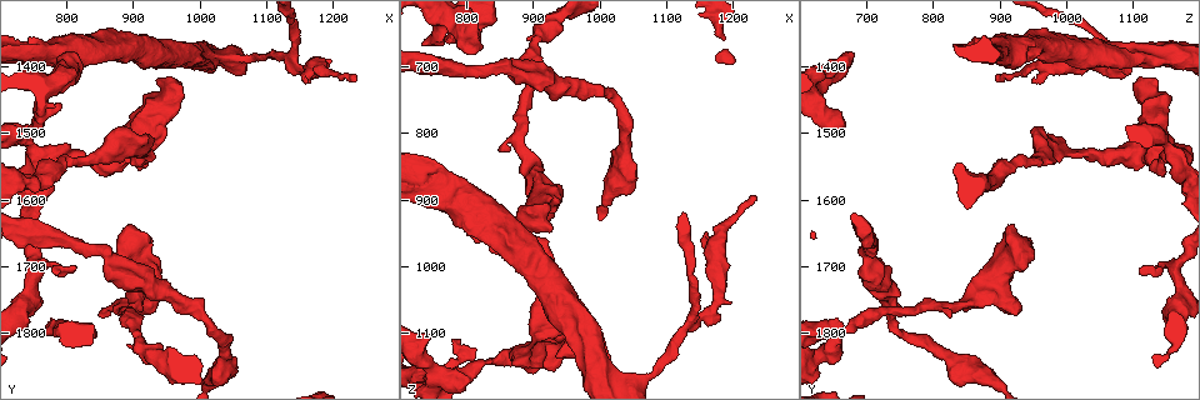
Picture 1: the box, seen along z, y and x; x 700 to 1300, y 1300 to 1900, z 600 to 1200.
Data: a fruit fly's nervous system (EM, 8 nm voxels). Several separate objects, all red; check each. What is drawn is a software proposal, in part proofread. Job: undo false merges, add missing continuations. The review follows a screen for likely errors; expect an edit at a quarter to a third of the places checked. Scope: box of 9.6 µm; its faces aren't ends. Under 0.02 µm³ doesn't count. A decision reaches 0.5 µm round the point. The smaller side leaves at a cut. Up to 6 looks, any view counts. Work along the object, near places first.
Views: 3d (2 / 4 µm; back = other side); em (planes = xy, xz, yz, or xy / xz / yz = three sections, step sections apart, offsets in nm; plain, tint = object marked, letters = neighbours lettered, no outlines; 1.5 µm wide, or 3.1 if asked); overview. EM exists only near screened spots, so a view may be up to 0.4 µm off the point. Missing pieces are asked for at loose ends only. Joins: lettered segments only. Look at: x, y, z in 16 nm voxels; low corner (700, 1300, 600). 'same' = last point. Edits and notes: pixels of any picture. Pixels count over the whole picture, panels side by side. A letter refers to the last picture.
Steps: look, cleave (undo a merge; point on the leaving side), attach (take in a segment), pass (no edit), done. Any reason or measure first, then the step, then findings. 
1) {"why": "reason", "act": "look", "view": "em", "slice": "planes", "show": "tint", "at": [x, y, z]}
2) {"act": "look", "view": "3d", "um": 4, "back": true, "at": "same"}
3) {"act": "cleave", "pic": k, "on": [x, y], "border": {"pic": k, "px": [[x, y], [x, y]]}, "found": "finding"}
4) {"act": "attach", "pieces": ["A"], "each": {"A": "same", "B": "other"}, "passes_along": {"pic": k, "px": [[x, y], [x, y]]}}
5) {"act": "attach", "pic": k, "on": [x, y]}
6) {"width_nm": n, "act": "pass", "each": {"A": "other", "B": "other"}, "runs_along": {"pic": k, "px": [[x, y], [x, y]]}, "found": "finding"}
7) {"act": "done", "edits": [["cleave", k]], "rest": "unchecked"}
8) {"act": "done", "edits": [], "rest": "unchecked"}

{"why": "branch point", "act": "look", "view": "3d", "um": 2, "at": [1140, 1385, 1075]}

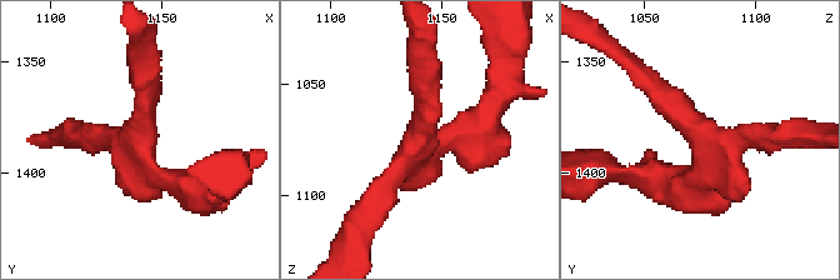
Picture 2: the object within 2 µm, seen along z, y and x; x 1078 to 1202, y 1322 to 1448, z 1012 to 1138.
{"arms": 3, "arm_widths_nm": [170, 220, 240], "act": "look", "view": "em", "slice": "planes", "show": "letters", "at": [1140, 1389, 1079]}

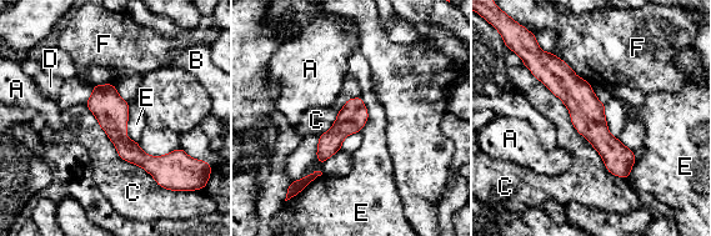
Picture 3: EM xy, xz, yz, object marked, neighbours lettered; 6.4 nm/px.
{"width_nm": 180, "act": "pass", "each": {"A": "other", "B": "other", "C": "other", "D": "other", "E": "other", "F": "other"}, "border": {"pic": 3, "px": [[524, 64], [626, 179]]}, "found": "one cell here"}

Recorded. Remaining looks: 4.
{"why": "an open end", "act": "look", "view": "em", "slice": "xz", "step": 4, "show": "letters", "at": [1160, 1425, 950]}

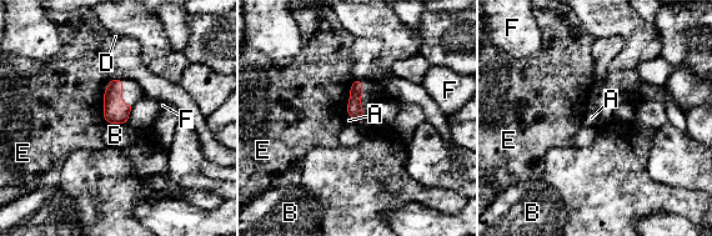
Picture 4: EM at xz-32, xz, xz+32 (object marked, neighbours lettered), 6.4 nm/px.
{"longest_contact_nm": ["E", 150], "act": "pass", "each": {"A": "other", "B": "other", "D": "other", "E": "other", "F": "other"}, "border": {"pic": 4, "px": [[105, 91], [104, 110], [101, 113]]}, "found": "none of them fits"}

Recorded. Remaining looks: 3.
{"why": "an open end", "act": "look", "view": "em", "slice": "xz", "step": 8, "show": "letters", "at": [855, 1765, 820]}

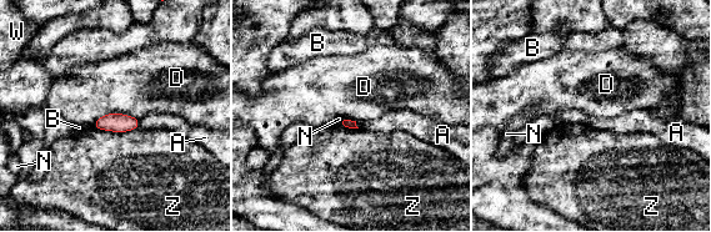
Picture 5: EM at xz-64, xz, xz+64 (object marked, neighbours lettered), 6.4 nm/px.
{"why": "another direction", "act": "look", "view": "em", "slice": "planes", "show": "letters", "at": "same"}

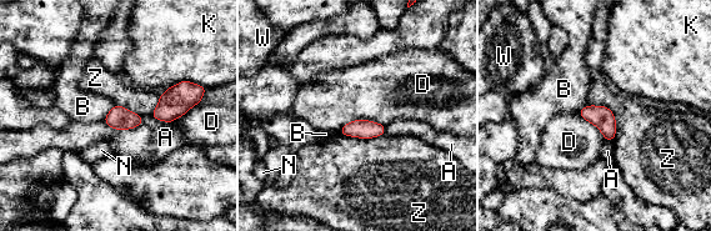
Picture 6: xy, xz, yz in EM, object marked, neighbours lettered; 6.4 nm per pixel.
{"width_nm": 120, "act": "pass", "each": {"A": "other", "B": "other", "D": "other", "K": "other", "N": "other", "W": "other", "Z": "other"}, "border": {"pic": 6, "px": [[115, 105], [103, 120]]}, "found": "none of them fits"}

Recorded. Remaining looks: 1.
{"act": "done", "edits": [], "rest": "unchecked"}

